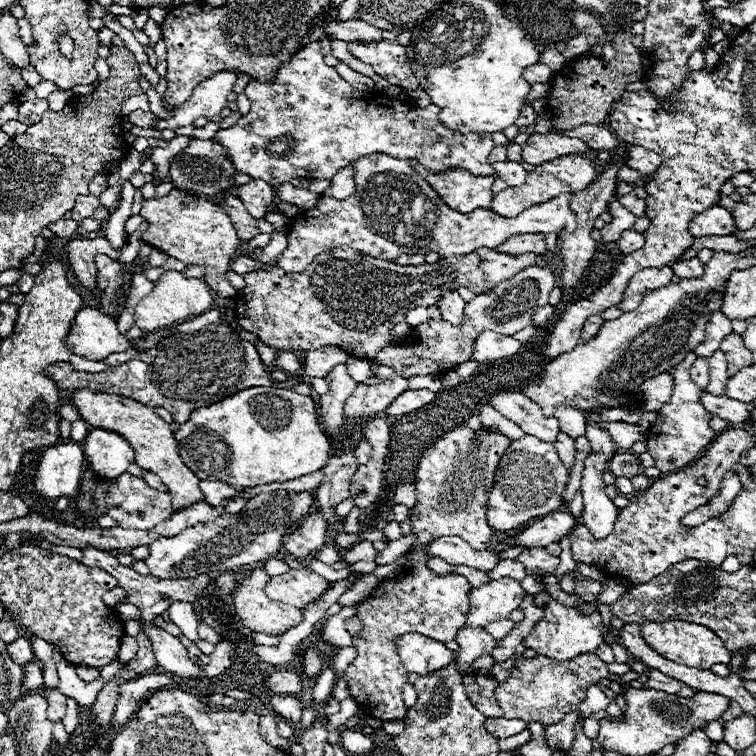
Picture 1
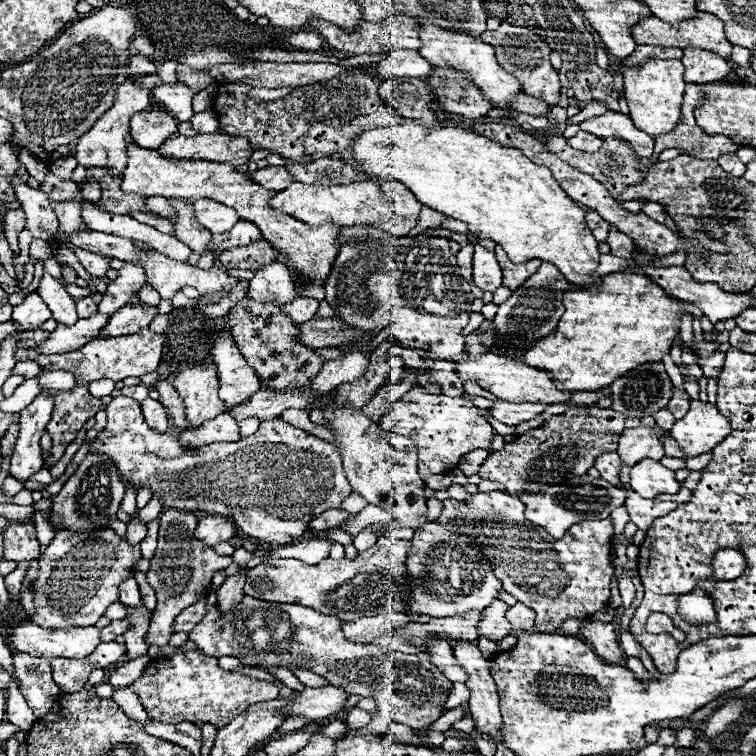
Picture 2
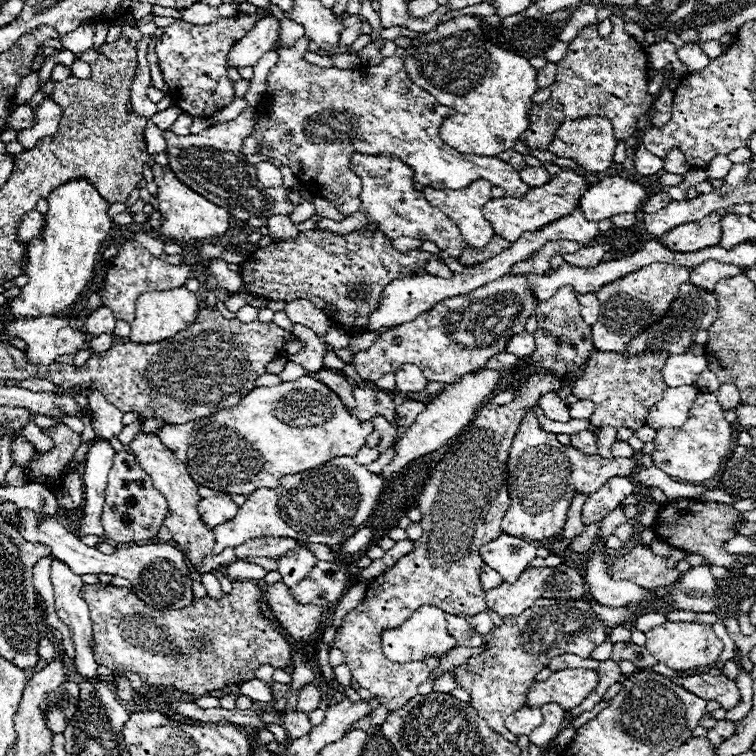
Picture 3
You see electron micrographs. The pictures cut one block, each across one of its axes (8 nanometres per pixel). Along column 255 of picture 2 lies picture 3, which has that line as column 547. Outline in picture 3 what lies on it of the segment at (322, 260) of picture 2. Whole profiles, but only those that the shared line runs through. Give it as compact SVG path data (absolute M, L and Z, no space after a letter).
M560 168L560 172L548 184L538 186L538 188L530 188L530 192L526 192L528 196L524 196L524 198L504 196L504 198L490 200L482 208L482 212L484 212L486 220L490 222L490 226L494 228L494 234L498 234L510 242L516 242L524 232L540 230L542 226L546 226L566 214L572 214L578 206L580 196L586 192L586 188L588 188L586 176L578 174L572 168Z

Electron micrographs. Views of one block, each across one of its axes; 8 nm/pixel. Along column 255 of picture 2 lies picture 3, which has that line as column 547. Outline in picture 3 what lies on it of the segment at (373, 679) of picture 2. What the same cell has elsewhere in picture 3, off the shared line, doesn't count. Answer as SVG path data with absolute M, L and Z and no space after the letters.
M542 598L536 600L526 612L504 618L504 626L496 626L490 634L484 634L484 642L490 644L480 656L472 656L466 664L454 670L458 686L472 696L470 704L490 724L490 728L502 734L506 740L516 742L516 736L504 728L504 718L514 714L526 704L526 692L534 684L536 674L550 664L552 658L562 654L576 654L590 658L594 648L606 642L610 630L602 626L588 600L566 598Z

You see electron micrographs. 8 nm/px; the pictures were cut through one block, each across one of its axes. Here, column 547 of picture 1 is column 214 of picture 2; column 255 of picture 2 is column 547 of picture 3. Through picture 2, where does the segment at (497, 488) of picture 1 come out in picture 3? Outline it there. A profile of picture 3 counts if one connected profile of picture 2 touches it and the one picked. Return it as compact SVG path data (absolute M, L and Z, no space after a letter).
M528 412L520 422L516 438L510 446L508 492L512 504L502 518L502 530L510 536L518 536L524 540L556 538L564 528L566 512L576 490L592 494L602 484L606 484L606 480L614 476L630 476L632 470L632 458L612 456L604 460L600 456L586 456L572 446L562 446L556 440L556 434L540 430L534 412Z

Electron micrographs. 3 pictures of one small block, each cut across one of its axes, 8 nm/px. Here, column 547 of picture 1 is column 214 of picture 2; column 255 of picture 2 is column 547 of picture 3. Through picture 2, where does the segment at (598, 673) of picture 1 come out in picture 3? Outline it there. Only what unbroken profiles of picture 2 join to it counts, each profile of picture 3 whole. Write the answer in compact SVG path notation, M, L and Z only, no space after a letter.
M566 668L552 672L546 682L534 682L526 692L526 704L530 708L542 708L544 704L558 704L560 708L576 708L598 684L598 674L586 668Z

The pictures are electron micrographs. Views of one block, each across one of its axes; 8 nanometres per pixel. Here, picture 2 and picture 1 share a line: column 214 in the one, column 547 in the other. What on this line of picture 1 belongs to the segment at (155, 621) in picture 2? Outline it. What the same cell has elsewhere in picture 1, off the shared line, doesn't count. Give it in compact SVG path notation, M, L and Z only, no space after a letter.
M544 548L530 550L530 554L520 554L520 556L516 556L516 560L526 564L526 574L554 572L558 568L558 564L560 564L560 558L550 556Z

